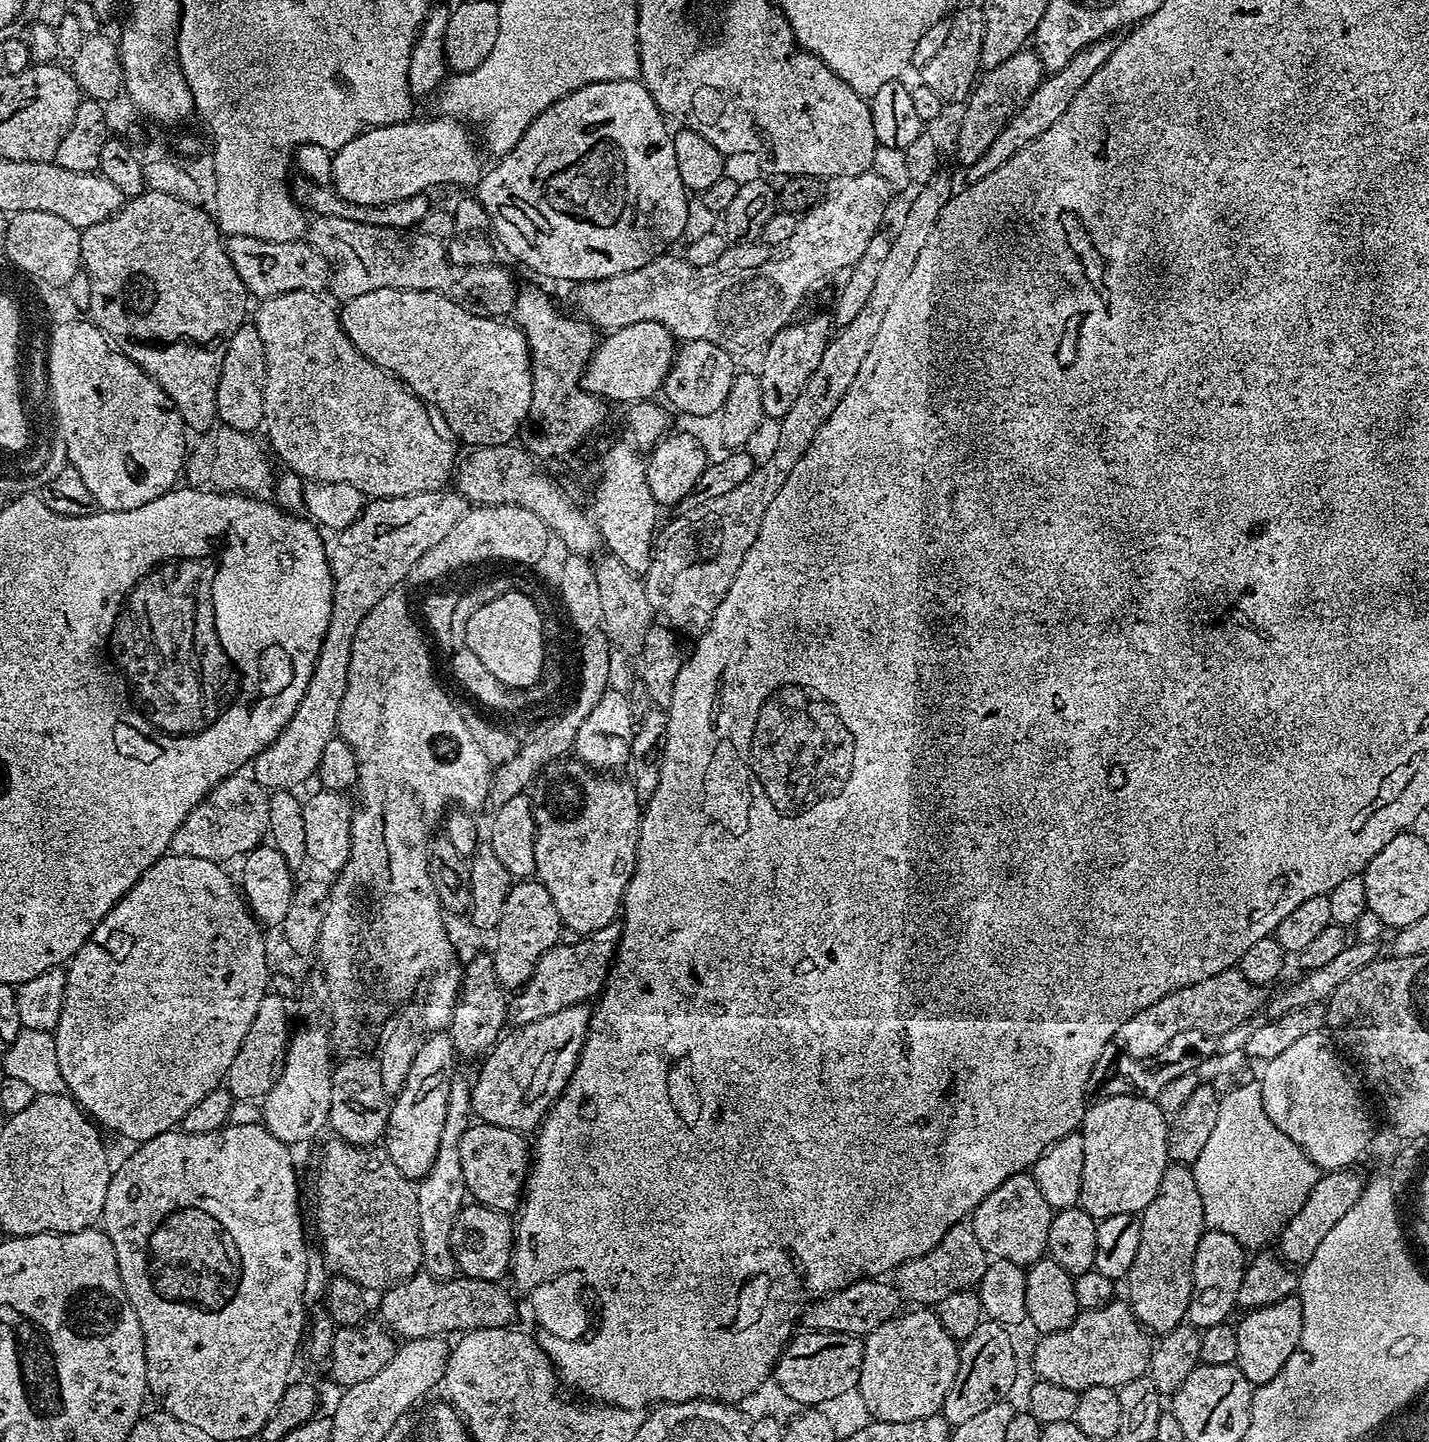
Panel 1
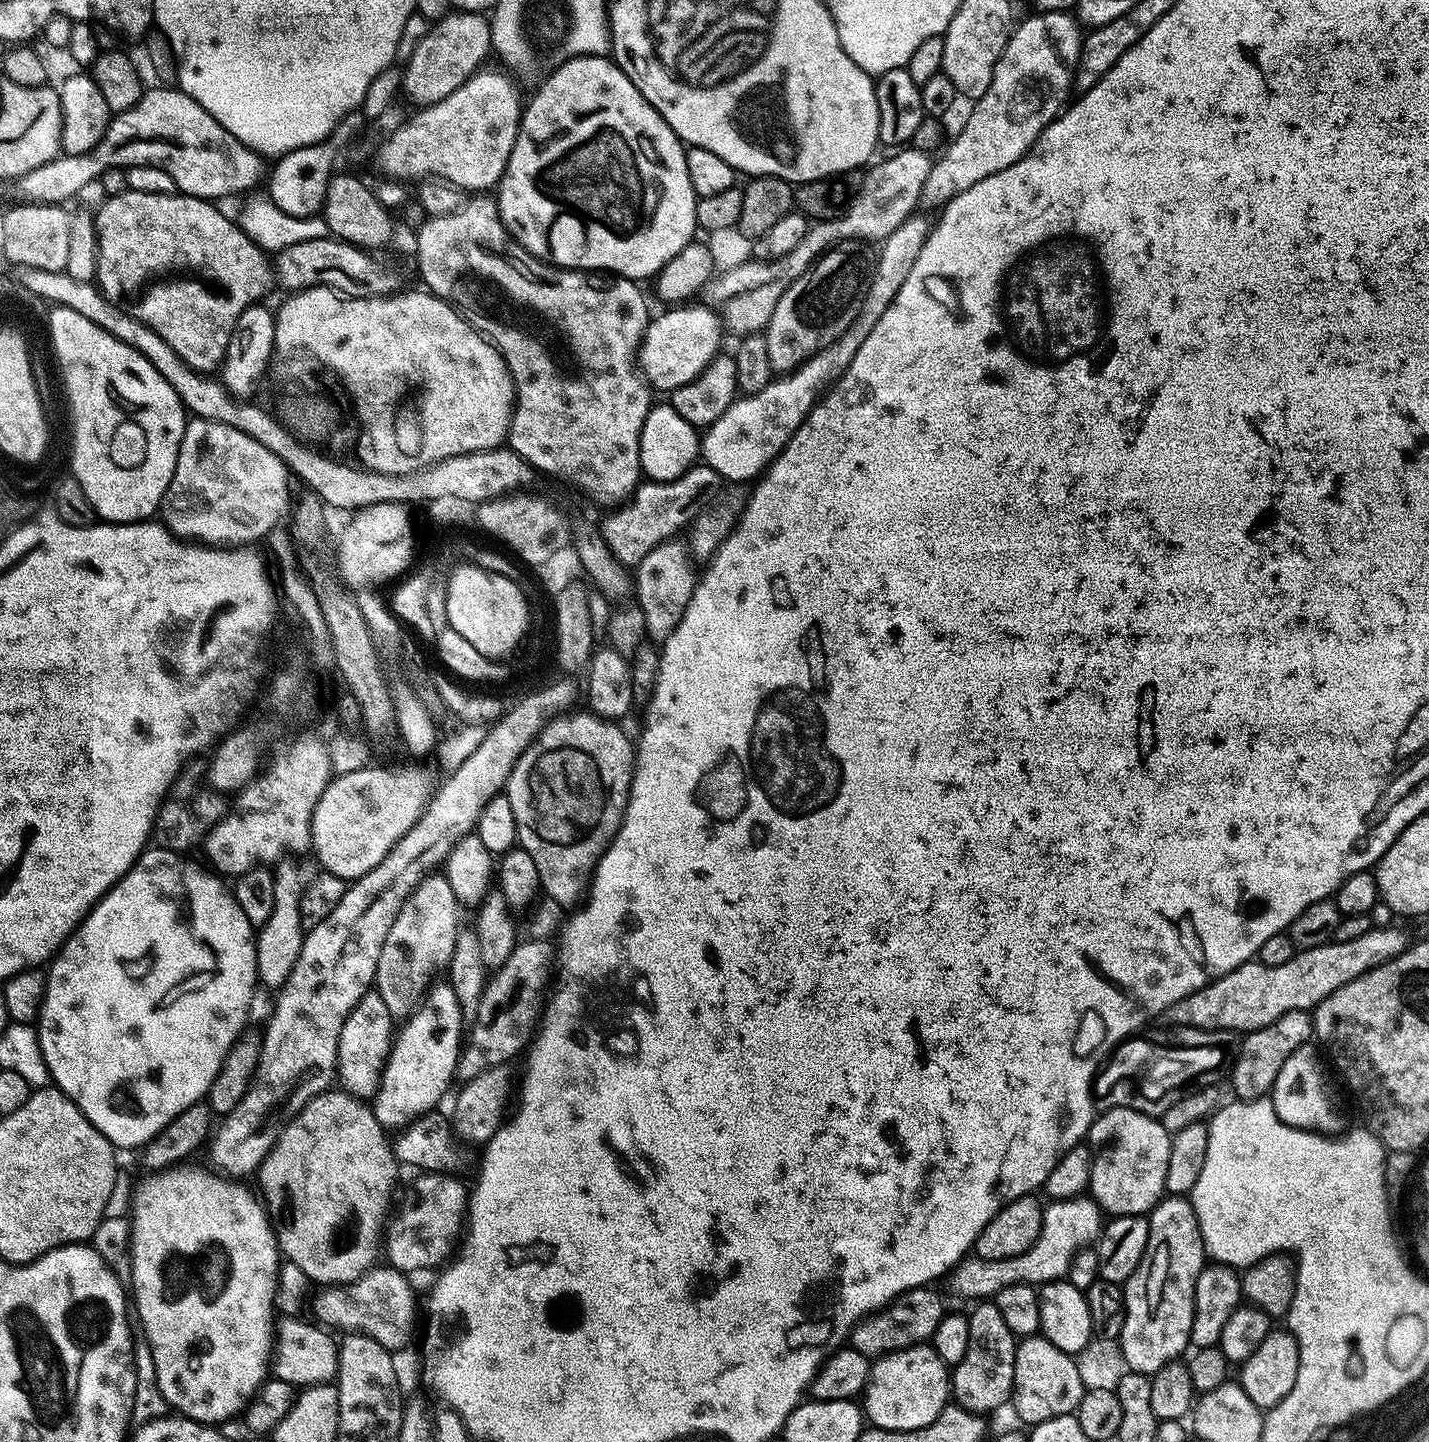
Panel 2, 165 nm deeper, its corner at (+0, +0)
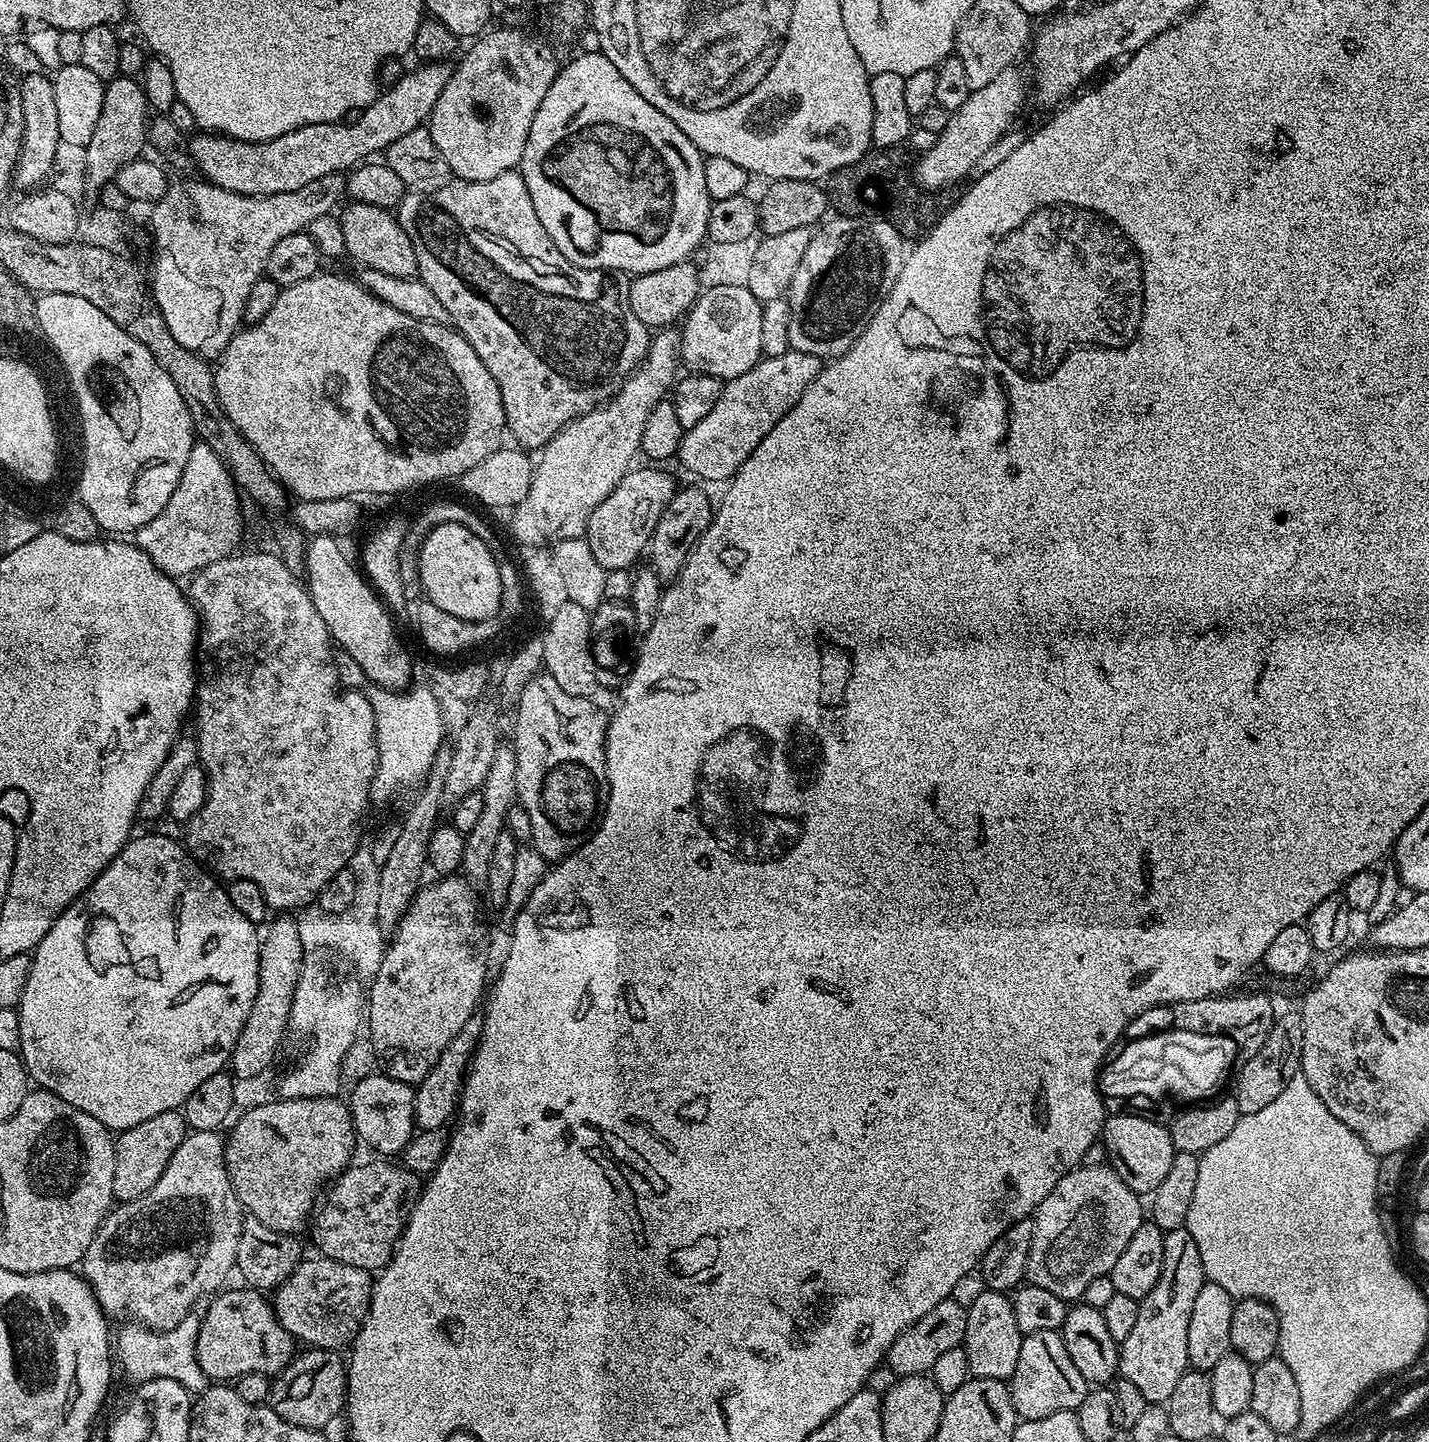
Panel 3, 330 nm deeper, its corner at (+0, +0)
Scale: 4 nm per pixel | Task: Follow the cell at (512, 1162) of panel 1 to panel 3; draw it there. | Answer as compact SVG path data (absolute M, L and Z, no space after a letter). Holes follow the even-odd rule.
M383 1074L364 1076L352 1088L352 1100L347 1101L352 1111L352 1124L356 1135L377 1152L380 1158L396 1158L411 1142L416 1128L416 1111L413 1110L416 1093L413 1085L403 1084Z

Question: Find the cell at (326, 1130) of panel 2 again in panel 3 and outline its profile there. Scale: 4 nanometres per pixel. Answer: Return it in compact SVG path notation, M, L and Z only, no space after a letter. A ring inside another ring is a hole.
M319 1096L297 1100L274 1098L268 1104L243 1109L239 1115L235 1117L236 1125L235 1120L231 1125L232 1133L227 1133L226 1136L224 1161L241 1209L247 1215L258 1218L258 1222L266 1222L270 1230L299 1233L298 1230L307 1222L308 1215L309 1220L313 1215L317 1207L316 1199L319 1196L321 1199L329 1181L353 1163L352 1147L358 1144L358 1137L352 1124L352 1111L343 1099L340 1101L336 1096Z

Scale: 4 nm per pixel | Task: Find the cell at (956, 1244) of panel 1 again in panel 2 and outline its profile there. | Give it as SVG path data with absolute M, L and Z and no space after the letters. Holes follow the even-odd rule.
M1087 1195L1073 1197L1072 1200L1052 1200L1045 1207L1042 1218L1042 1230L1040 1237L1022 1254L1018 1254L1009 1260L983 1260L978 1255L972 1254L960 1261L951 1273L952 1288L960 1296L980 1296L976 1298L995 1298L999 1292L1006 1290L1006 1286L1015 1284L1030 1284L1039 1286L1048 1284L1051 1280L1063 1280L1068 1275L1068 1268L1072 1264L1077 1253L1085 1251L1089 1246L1095 1245L1100 1239L1102 1231L1102 1209L1095 1200Z

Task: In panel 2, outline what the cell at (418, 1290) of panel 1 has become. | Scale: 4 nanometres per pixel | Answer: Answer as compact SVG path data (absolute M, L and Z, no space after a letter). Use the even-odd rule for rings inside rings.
M373 1266L356 1279L353 1284L333 1284L319 1289L320 1292L311 1297L310 1312L325 1329L337 1330L341 1328L341 1333L360 1333L363 1336L374 1338L383 1348L397 1350L408 1340L408 1323L412 1320L412 1315L416 1312L416 1296L412 1293L412 1288L408 1285L409 1277L403 1272L399 1272L391 1266Z

